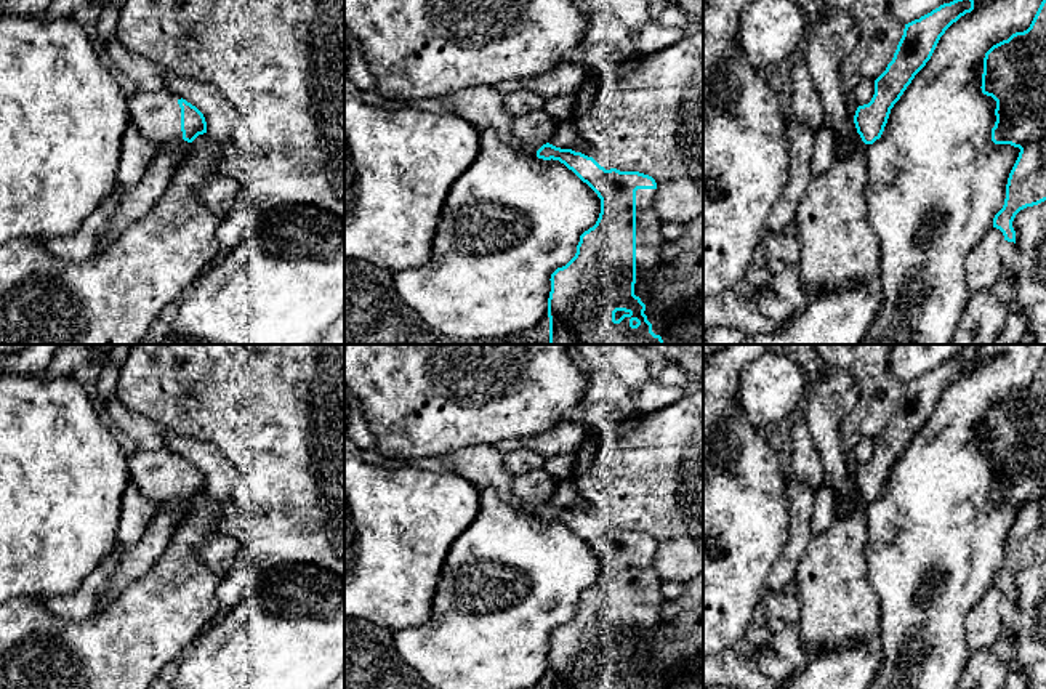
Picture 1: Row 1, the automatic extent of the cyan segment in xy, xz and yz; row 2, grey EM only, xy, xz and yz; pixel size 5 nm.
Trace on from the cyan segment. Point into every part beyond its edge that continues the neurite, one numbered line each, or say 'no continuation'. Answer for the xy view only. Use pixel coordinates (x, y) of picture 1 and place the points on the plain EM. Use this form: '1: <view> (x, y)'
1: xy (157, 475)

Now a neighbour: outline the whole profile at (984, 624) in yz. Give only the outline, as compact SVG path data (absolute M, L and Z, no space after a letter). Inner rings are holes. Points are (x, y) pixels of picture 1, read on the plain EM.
M992 586L971 610L964 625L971 651L990 649L1000 638L1003 618L1000 615L1000 604L1004 594L1000 588Z

